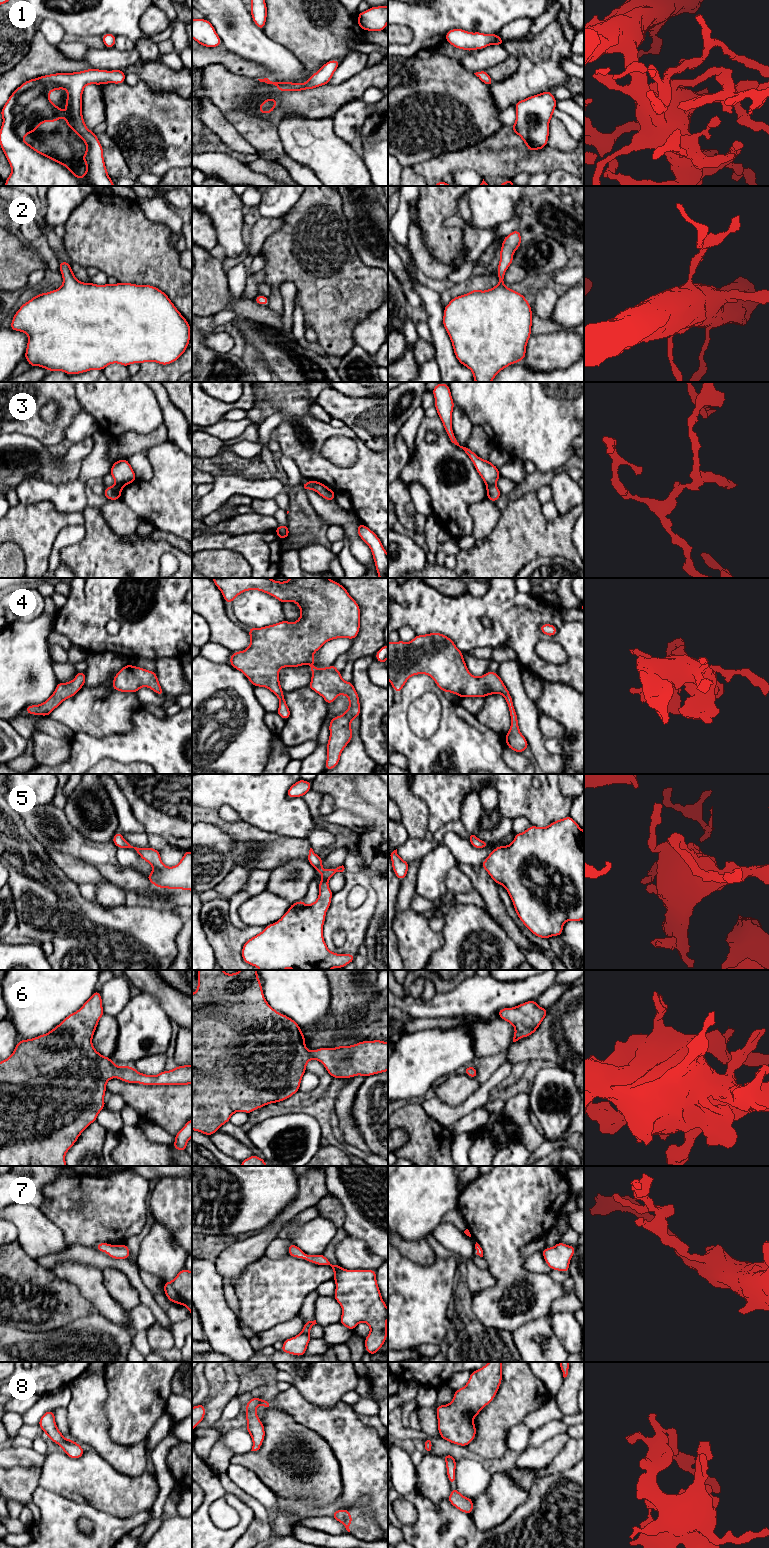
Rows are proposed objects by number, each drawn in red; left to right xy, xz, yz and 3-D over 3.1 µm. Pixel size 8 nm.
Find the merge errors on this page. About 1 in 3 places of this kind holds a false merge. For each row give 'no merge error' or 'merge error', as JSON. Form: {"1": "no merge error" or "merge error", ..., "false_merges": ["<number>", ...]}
{"1": "no merge error", "2": "no merge error", "3": "merge error", "4": "no merge error", "5": "no merge error", "6": "no merge error", "7": "no merge error", "8": "no merge error", "false_merges": ["3"]}

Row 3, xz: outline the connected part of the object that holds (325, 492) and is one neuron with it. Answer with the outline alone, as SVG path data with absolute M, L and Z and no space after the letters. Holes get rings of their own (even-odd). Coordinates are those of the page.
M316 482L316 492L328 501L335 500L335 492L328 488L326 485L322 484L321 482Z

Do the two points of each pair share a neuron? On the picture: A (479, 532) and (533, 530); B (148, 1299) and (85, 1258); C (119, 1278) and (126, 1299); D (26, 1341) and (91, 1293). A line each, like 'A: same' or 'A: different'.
A: different
B: same
C: same
D: different

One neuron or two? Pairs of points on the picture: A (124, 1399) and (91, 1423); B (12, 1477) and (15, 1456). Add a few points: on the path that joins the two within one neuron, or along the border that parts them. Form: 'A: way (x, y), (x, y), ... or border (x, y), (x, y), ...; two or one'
A: border (106, 1390), (103, 1411), (110, 1436); two
B: border (38, 1467), (10, 1468); two

